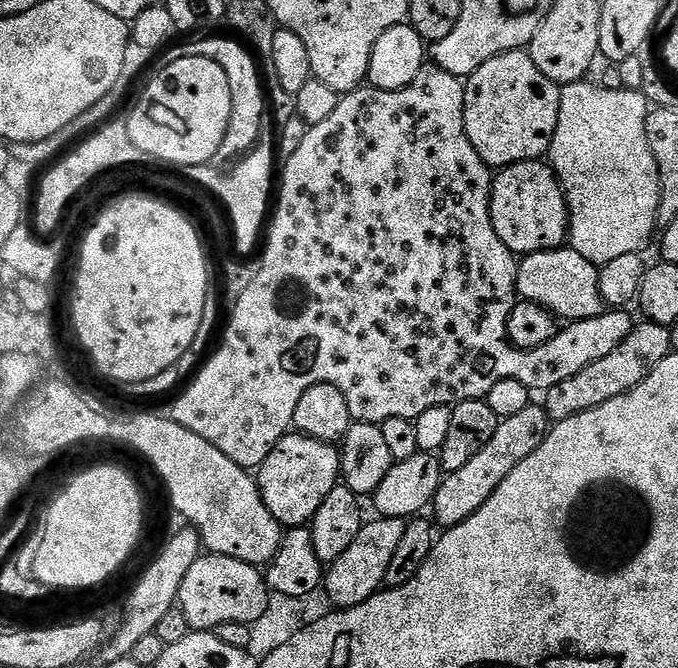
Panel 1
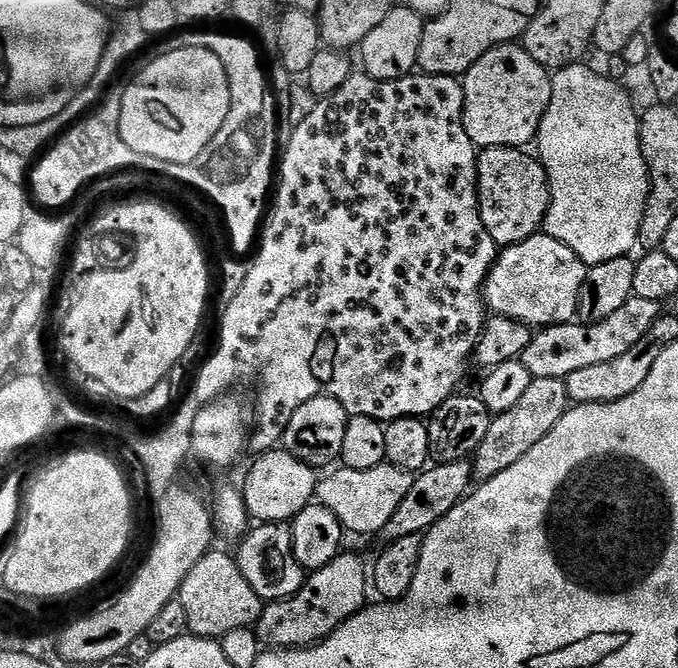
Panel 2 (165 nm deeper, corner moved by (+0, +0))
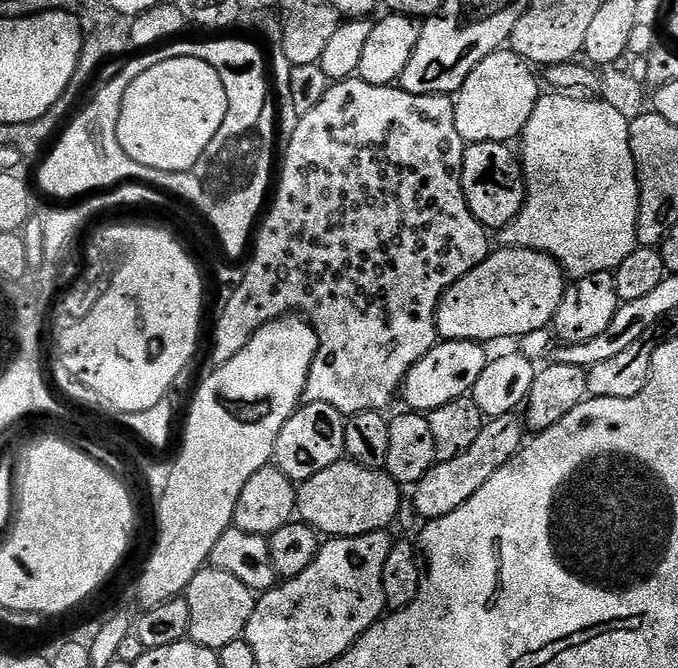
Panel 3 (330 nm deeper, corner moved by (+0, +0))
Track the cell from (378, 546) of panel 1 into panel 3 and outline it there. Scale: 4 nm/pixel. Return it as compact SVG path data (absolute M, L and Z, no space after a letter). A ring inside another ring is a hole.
M513 414L489 419L478 438L474 438L474 446L458 454L458 458L433 464L431 470L414 488L417 514L424 516L425 521L442 519L446 514L458 510L458 506L469 503L503 464L511 464L516 453L526 443L526 424L518 417L519 415Z

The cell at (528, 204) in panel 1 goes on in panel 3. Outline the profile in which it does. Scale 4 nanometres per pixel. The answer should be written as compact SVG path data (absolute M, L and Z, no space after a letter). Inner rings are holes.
M507 143L470 144L464 149L462 186L466 202L478 218L478 222L489 230L505 228L524 208L526 181L524 166L519 155L511 152Z

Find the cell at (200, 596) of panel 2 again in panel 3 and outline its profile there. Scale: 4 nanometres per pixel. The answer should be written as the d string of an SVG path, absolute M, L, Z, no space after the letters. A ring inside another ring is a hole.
M205 566L190 582L186 599L190 606L190 626L187 639L204 648L221 650L227 644L239 641L244 634L246 622L256 609L257 597L254 592L232 573L213 566Z

